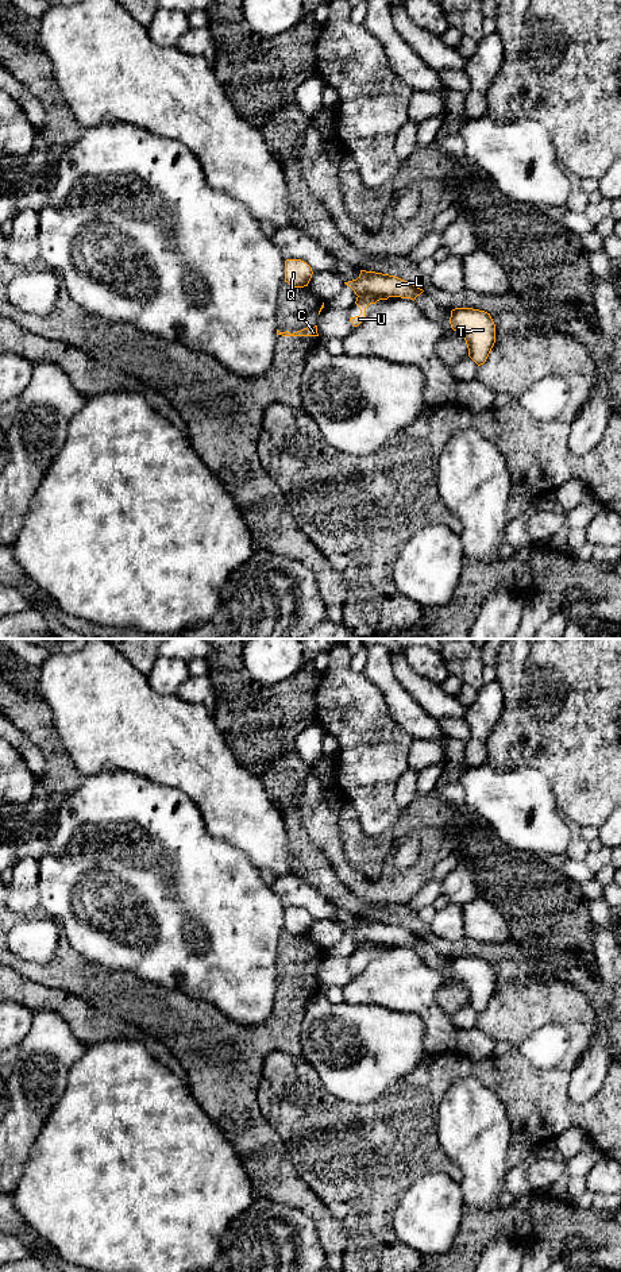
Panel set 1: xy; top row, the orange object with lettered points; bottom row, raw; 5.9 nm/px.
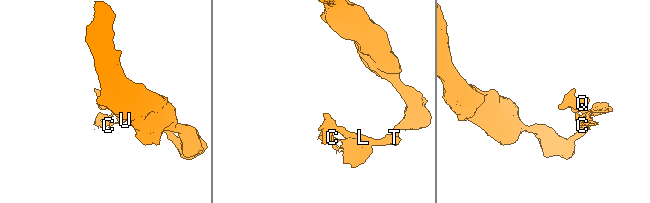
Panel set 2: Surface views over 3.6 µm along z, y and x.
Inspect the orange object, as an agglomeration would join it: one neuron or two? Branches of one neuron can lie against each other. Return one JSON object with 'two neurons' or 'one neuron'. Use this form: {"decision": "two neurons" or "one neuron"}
{"decision": "two neurons"}

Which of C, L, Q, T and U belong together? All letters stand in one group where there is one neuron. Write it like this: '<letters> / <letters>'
C U / L Q T

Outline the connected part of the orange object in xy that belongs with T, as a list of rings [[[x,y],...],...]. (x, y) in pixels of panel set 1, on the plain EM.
[[[455,956],[451,959],[450,972],[464,986],[468,1005],[478,1014],[483,1013],[495,991],[495,972],[490,961],[472,956]]]

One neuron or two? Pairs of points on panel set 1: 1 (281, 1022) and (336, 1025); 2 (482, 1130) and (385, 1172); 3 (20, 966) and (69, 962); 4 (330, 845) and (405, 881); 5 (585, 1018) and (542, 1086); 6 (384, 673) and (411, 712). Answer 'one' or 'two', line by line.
1: two
2: two
3: one
4: one
5: one
6: one

